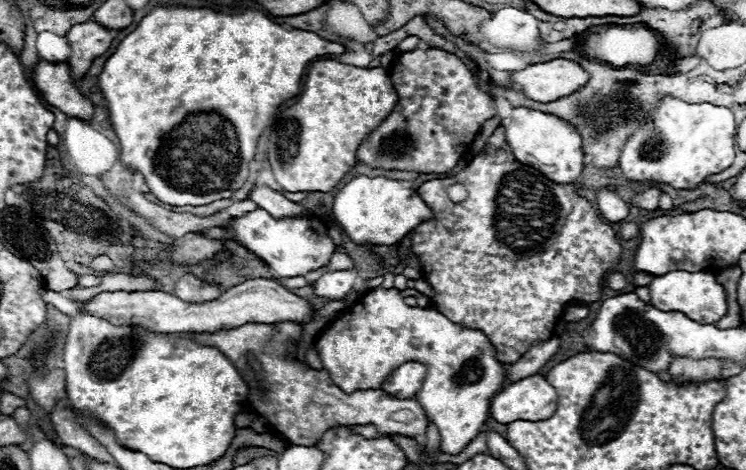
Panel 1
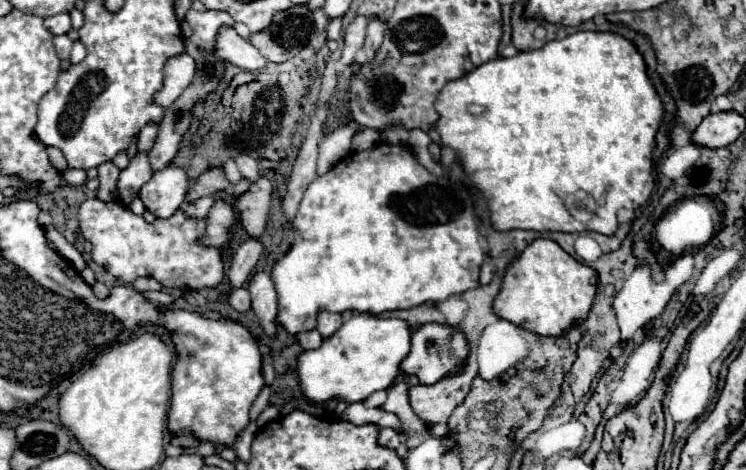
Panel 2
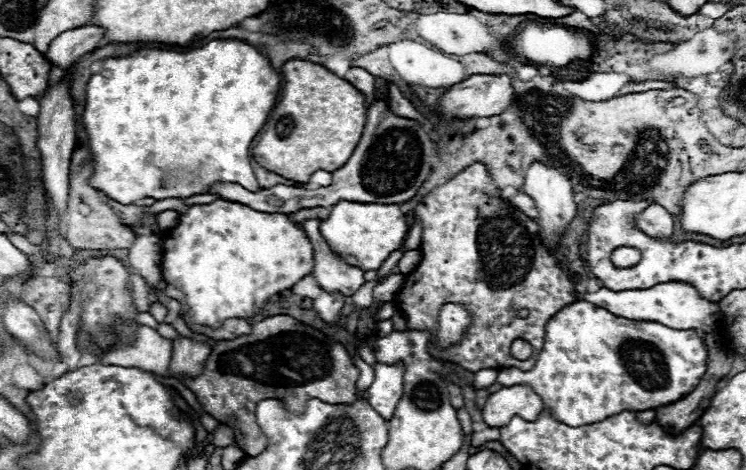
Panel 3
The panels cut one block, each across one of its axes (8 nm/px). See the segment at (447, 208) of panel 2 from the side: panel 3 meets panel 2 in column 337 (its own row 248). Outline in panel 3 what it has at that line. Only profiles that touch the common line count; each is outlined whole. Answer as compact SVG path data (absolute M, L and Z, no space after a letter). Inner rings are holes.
M238 202L194 204L164 240L164 282L176 284L186 294L194 320L212 328L226 318L252 318L272 294L290 290L312 270L312 244L298 224L290 222L286 214L256 212Z

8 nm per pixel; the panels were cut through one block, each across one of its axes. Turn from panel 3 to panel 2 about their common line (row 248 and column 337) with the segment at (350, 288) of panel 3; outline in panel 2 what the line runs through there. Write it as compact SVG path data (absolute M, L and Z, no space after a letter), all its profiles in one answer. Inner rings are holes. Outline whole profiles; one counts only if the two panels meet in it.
M320 312L320 318L318 318L318 332L322 338L328 338L332 336L338 328L342 326L342 316L340 314L334 314L334 312Z

